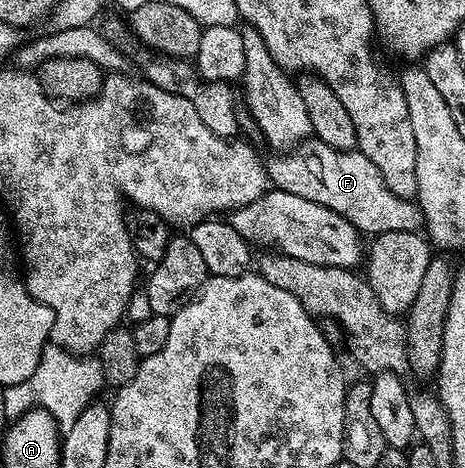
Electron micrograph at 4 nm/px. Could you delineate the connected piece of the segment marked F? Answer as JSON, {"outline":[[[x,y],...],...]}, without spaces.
{"outline":[[[308,140],[271,157],[275,158],[268,157],[265,165],[274,189],[293,192],[293,196],[313,200],[313,204],[321,204],[337,212],[337,216],[345,216],[360,235],[374,236],[402,230],[419,232],[424,229],[418,201],[389,192],[381,172],[377,172],[377,164],[359,153],[358,149],[338,150],[329,148],[329,144],[324,142]]]}

